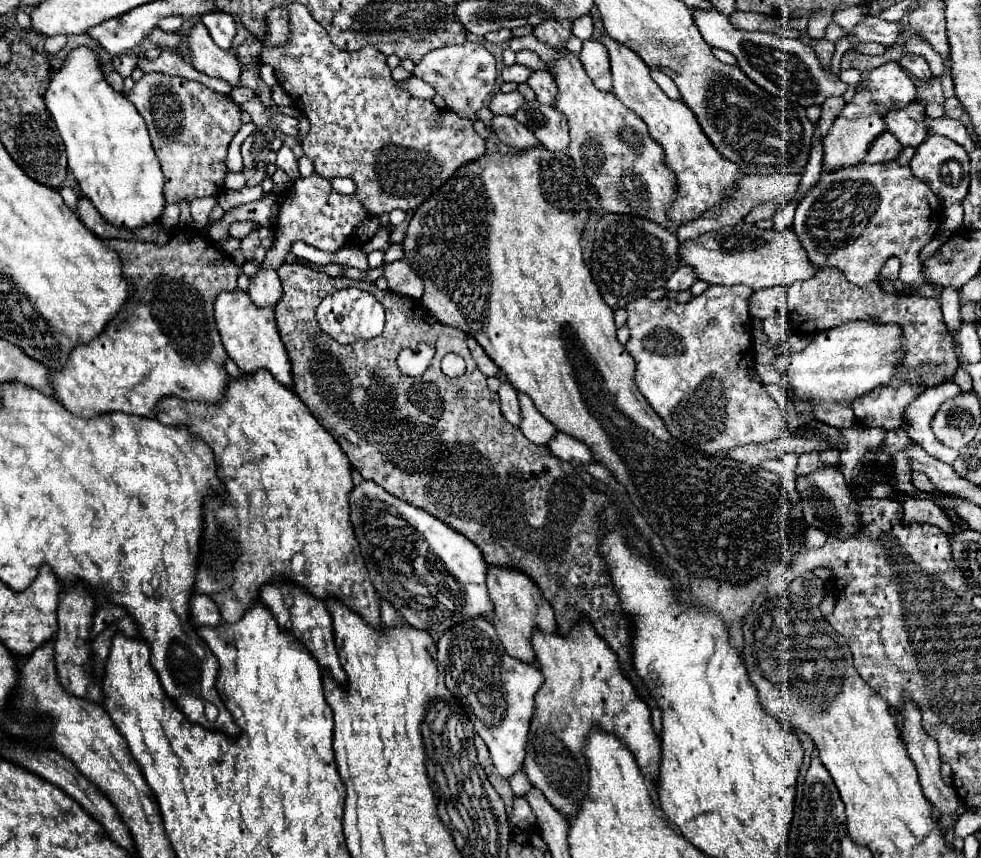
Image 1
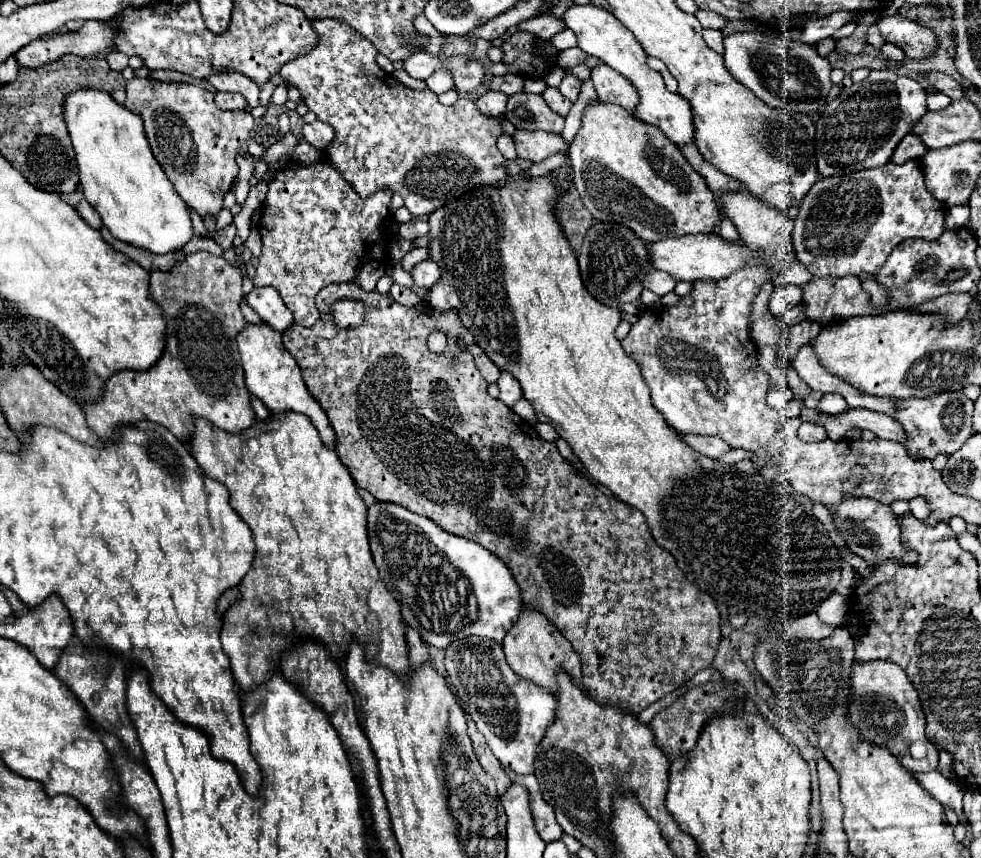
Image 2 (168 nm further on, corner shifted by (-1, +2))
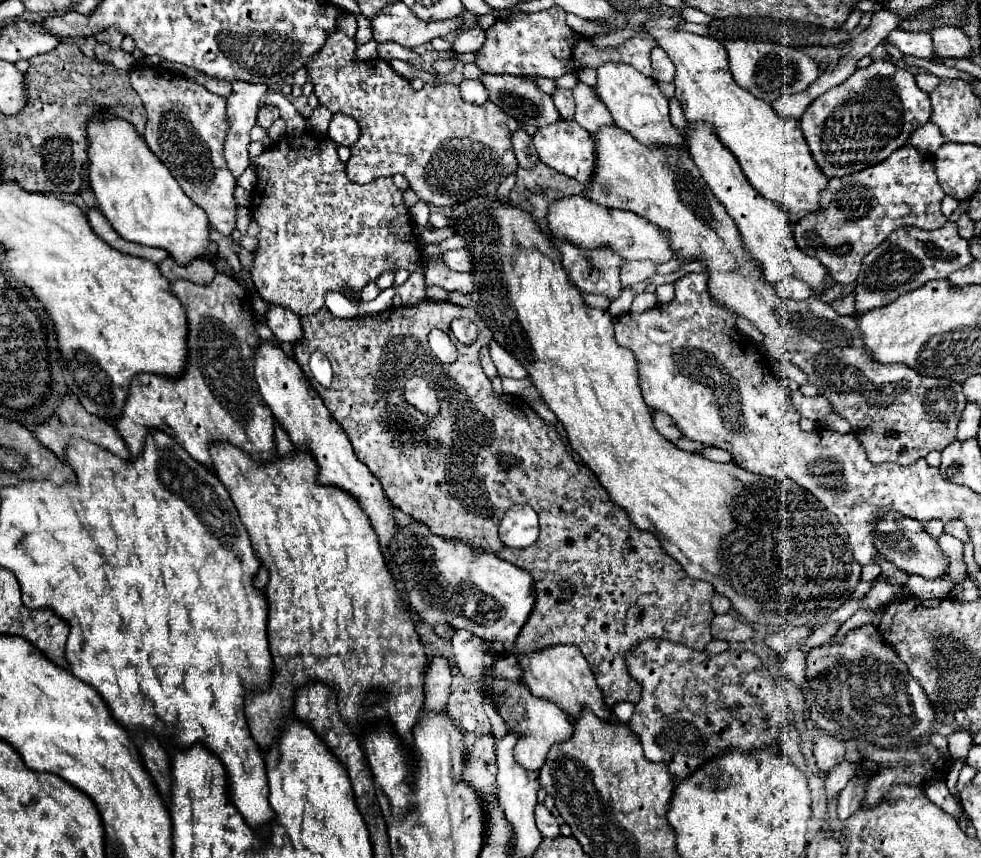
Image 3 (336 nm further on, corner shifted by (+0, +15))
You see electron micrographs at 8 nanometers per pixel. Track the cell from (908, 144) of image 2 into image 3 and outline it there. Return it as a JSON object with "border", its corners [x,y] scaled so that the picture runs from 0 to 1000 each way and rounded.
{"border":[[[949,142],[941,145],[941,147],[935,149],[933,154],[929,154],[929,159],[927,159],[927,168],[929,168],[931,172],[935,172],[937,177],[947,179],[947,182],[953,179],[955,172],[957,172],[961,166],[963,166],[963,163],[961,163],[957,149],[955,149],[953,145],[949,145]]]}

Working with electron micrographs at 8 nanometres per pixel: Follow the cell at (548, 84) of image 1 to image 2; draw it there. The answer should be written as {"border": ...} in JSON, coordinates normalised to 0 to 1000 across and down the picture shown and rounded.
{"border":[[[557,101],[557,106],[552,108],[552,113],[555,113],[555,118],[559,120],[559,125],[561,125],[563,129],[567,129],[567,132],[569,132],[569,134],[573,134],[573,136],[577,136],[577,134],[579,134],[579,129],[581,129],[581,125],[583,125],[583,120],[581,120],[577,113],[573,113],[573,108],[571,108],[569,104]]]}

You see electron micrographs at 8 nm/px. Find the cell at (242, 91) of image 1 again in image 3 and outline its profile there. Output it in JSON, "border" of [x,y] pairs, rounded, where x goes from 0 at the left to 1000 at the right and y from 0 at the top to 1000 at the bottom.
{"border":[[[201,89],[201,91],[197,91],[199,96],[203,96],[203,98],[207,98],[213,107],[217,107],[217,110],[223,110],[223,112],[233,112],[235,110],[235,98],[231,96],[231,93],[219,93],[219,91],[215,91],[215,89]]]}

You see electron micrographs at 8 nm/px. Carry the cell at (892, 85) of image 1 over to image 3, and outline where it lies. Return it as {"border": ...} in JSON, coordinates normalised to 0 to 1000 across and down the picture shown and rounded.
{"border":[[[898,68],[880,82],[872,82],[859,98],[835,112],[817,135],[817,149],[837,200],[861,205],[908,182],[925,168],[933,149],[947,142],[947,135],[947,110],[933,98],[933,89],[906,68]]]}

